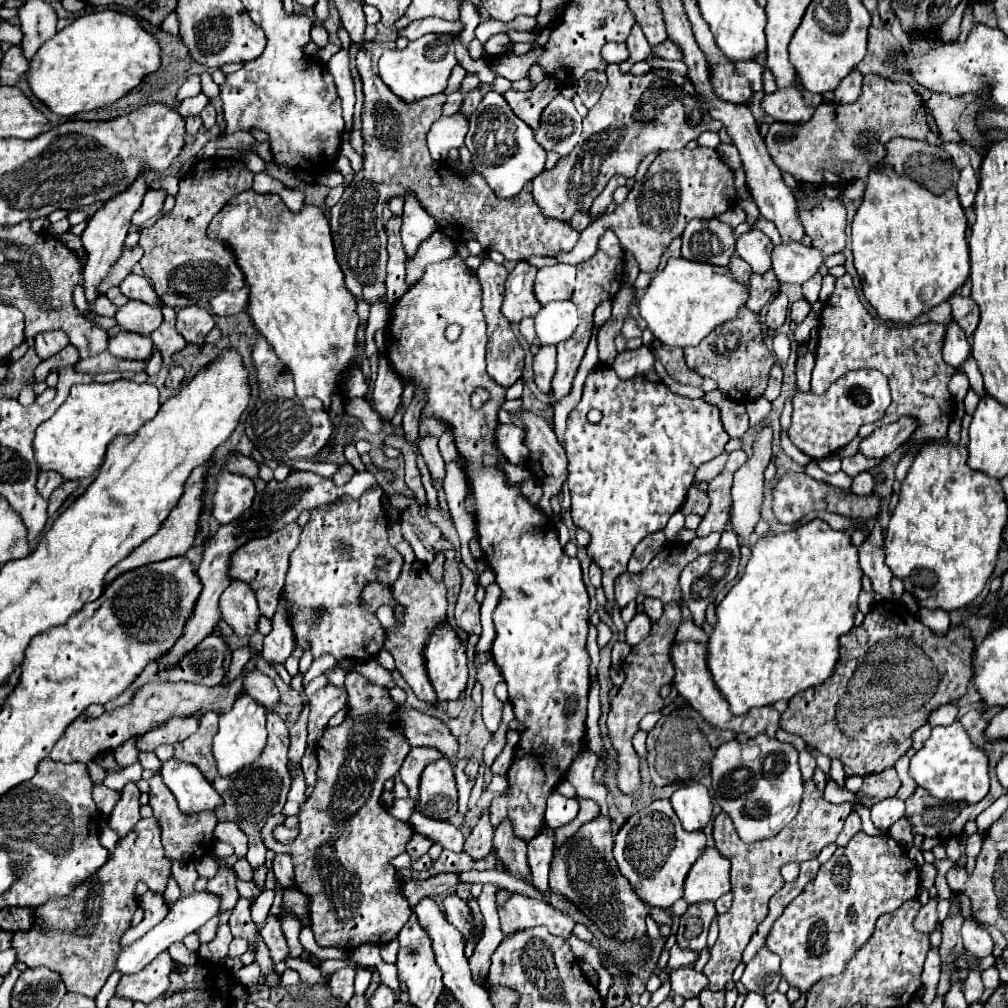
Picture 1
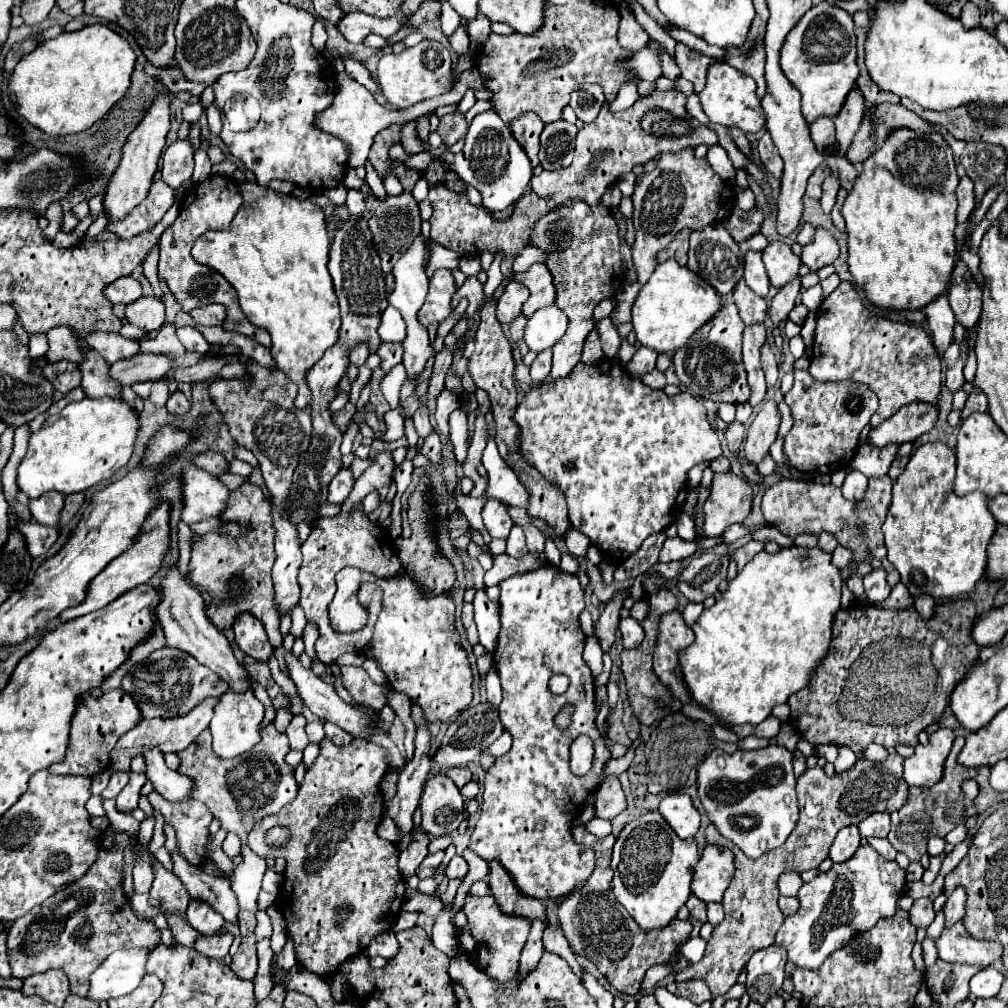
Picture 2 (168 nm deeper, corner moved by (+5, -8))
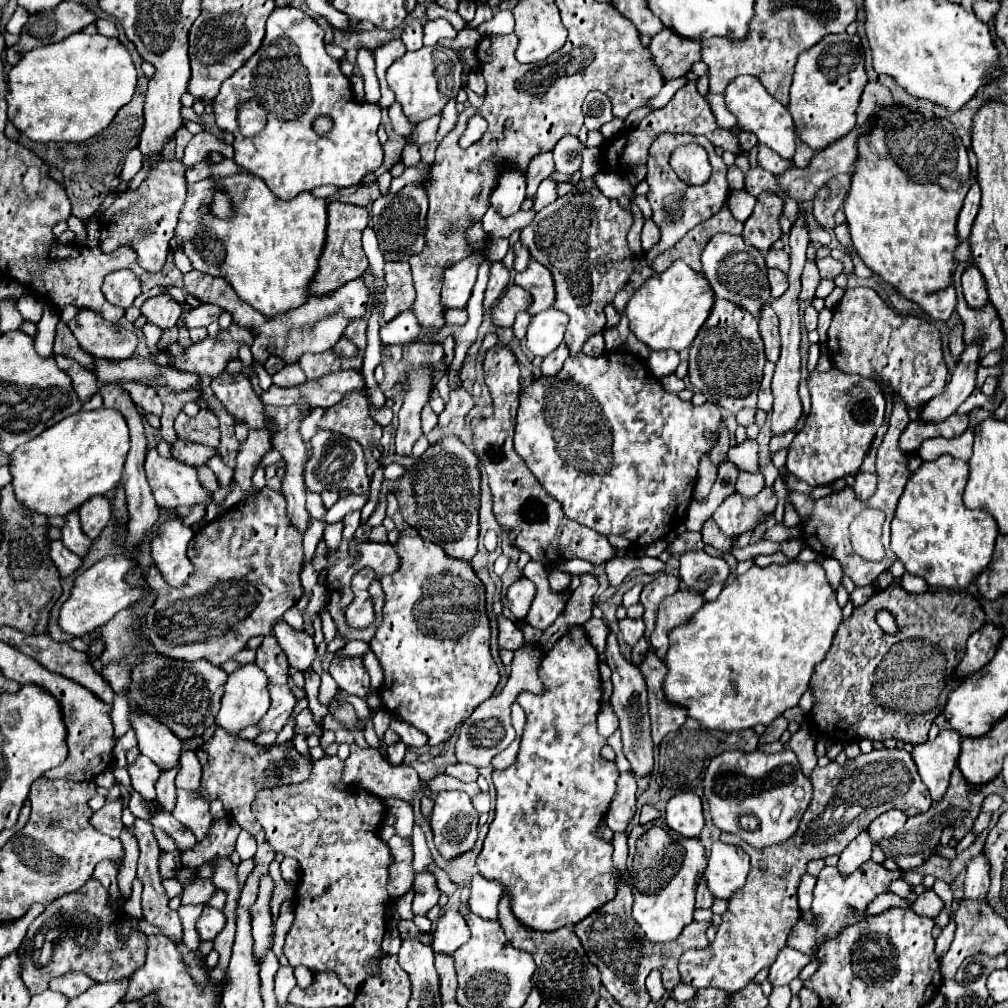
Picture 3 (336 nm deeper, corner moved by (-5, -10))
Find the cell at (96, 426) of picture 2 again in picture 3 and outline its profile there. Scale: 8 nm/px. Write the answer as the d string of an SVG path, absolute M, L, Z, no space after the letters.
M113 408L97 410L79 410L77 414L67 416L59 424L41 432L35 440L19 446L11 454L11 474L17 500L33 512L45 516L65 516L71 510L77 510L91 496L101 496L113 490L123 474L123 464L129 452L129 428L123 420L123 414L113 412Z

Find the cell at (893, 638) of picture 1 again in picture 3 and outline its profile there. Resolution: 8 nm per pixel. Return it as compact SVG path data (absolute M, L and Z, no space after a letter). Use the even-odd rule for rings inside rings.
M889 586L887 590L875 592L875 596L871 596L863 606L857 606L857 608L853 610L851 618L847 618L847 620L843 620L843 622L839 624L839 628L837 628L837 632L835 632L835 636L833 636L831 650L827 652L825 660L815 666L815 672L813 672L813 678L811 678L811 690L813 690L815 704L813 704L811 712L809 712L807 720L809 720L809 722L815 726L815 730L817 730L819 734L823 734L825 738L845 738L845 740L863 740L863 738L867 738L867 740L871 740L871 742L875 742L875 740L883 742L883 740L893 738L893 740L911 742L911 744L923 744L923 742L927 742L927 732L929 732L933 720L943 712L943 696L947 696L949 692L953 692L953 688L955 688L957 684L961 684L961 678L955 674L955 670L957 670L959 662L961 662L963 656L965 656L967 638L969 638L975 630L979 630L983 624L985 624L985 612L983 612L983 608L981 608L981 602L979 602L975 596L971 596L969 592L939 590L939 592L925 592L925 594L915 596L915 594L909 594L907 590L903 590L901 586ZM881 608L889 610L889 612L895 616L897 626L899 626L899 634L889 636L889 634L885 634L885 632L875 624L875 614L877 614L877 610L881 610Z

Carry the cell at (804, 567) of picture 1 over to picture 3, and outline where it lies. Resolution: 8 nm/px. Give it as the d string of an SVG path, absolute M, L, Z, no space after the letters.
M789 562L785 566L777 566L777 564L769 564L765 568L761 566L753 566L751 570L747 570L745 574L737 576L735 582L727 584L721 594L713 600L713 602L707 602L703 604L697 614L691 618L689 624L681 626L681 628L675 628L669 632L669 642L671 642L671 648L665 656L665 664L669 668L667 672L667 678L665 678L665 696L669 702L673 704L681 704L689 710L689 716L699 720L699 724L707 730L723 730L723 732L739 732L739 730L747 730L747 728L753 728L757 724L763 724L763 726L769 726L777 716L781 716L787 708L793 708L797 706L799 698L807 692L809 688L809 680L811 680L811 674L813 674L813 668L819 664L819 660L823 660L823 656L827 654L827 648L831 648L831 638L839 626L839 622L843 620L843 614L841 614L841 606L837 604L837 596L835 596L835 590L833 586L829 584L827 576L825 576L825 570L819 562Z

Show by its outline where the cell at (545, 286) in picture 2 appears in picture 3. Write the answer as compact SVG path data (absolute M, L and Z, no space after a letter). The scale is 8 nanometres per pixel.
M531 260L527 270L519 272L515 276L515 284L525 288L531 294L532 303L528 308L528 313L531 316L553 306L555 286L553 286L553 280L551 280L551 272L547 272L547 268L543 264L539 264L537 260Z

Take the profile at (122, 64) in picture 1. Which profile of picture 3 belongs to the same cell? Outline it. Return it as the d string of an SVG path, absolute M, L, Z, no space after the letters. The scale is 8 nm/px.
M101 34L67 36L59 44L29 50L7 74L7 116L35 142L83 142L109 126L137 84L137 70L117 38Z

